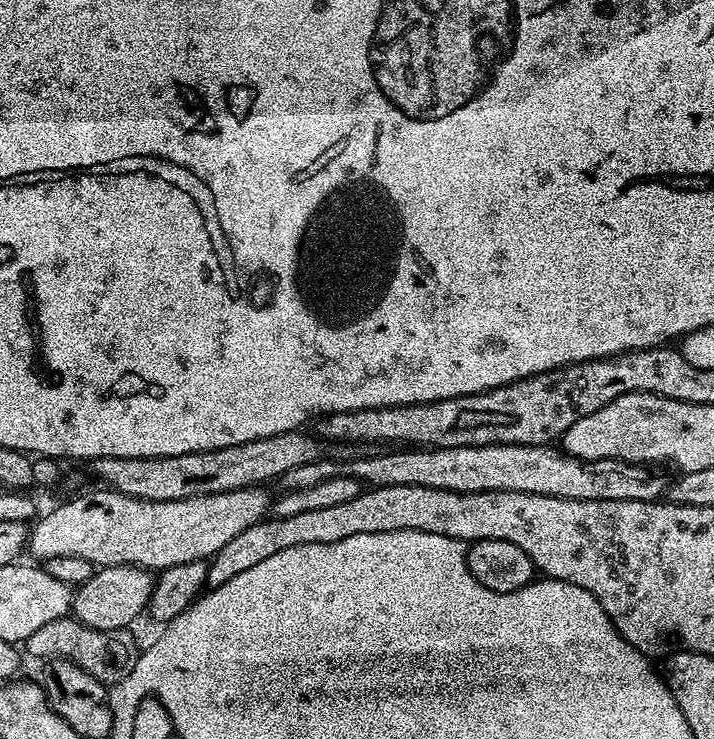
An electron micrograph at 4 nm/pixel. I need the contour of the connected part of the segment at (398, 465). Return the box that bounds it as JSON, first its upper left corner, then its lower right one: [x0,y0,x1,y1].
[347,444,670,500]

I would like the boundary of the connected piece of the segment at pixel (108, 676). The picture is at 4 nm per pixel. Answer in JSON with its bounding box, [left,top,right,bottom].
[26,615,136,686]

